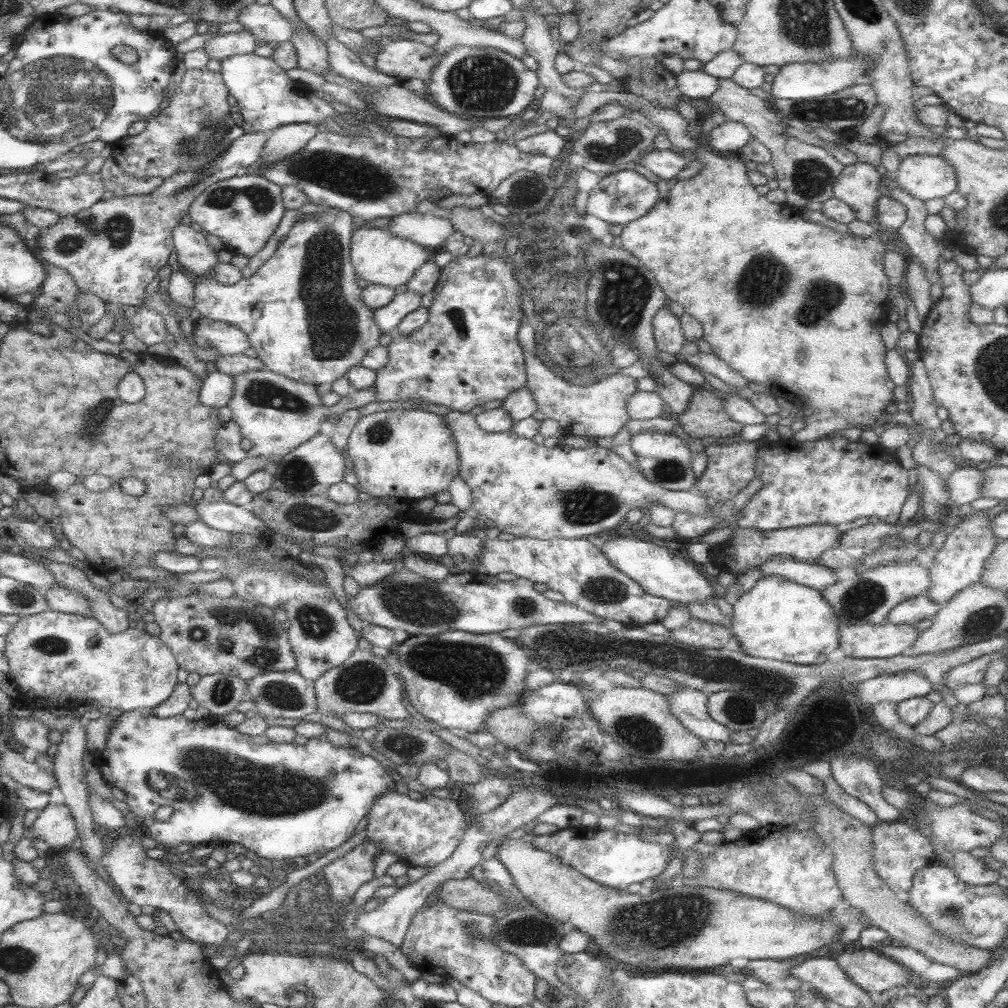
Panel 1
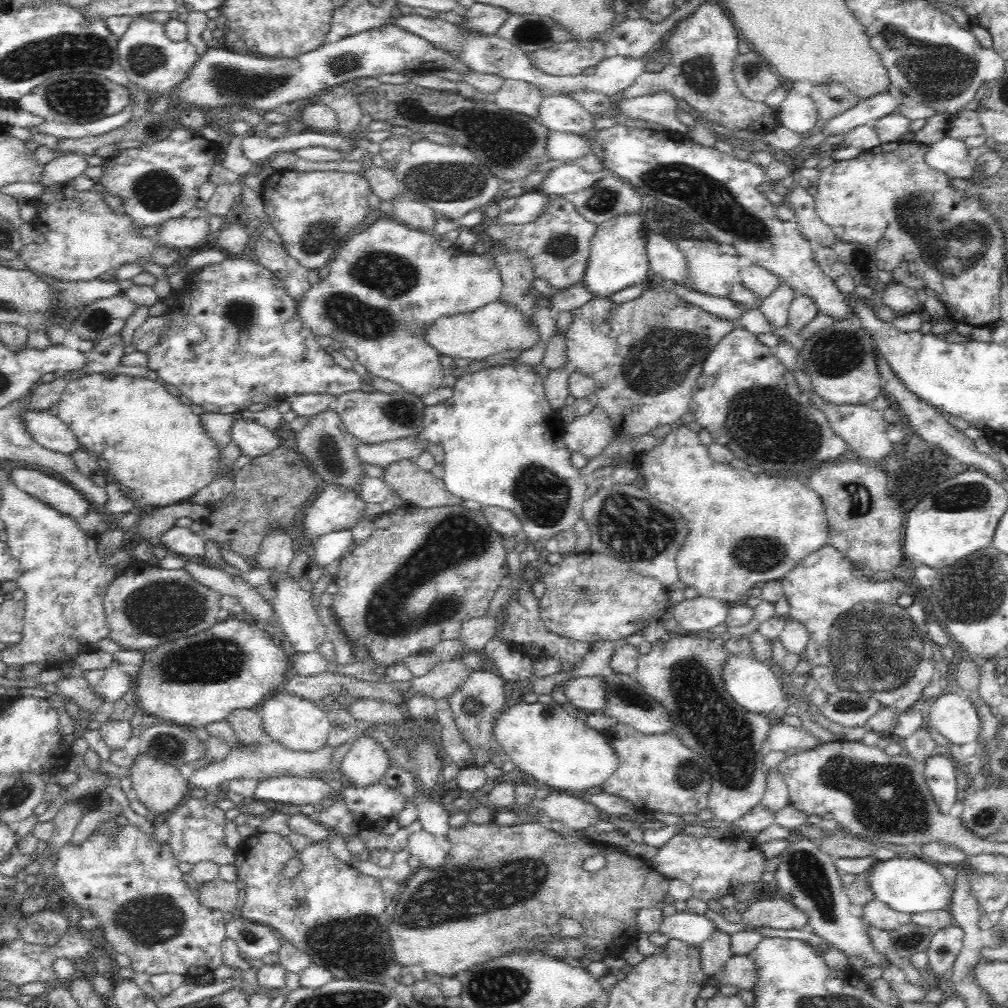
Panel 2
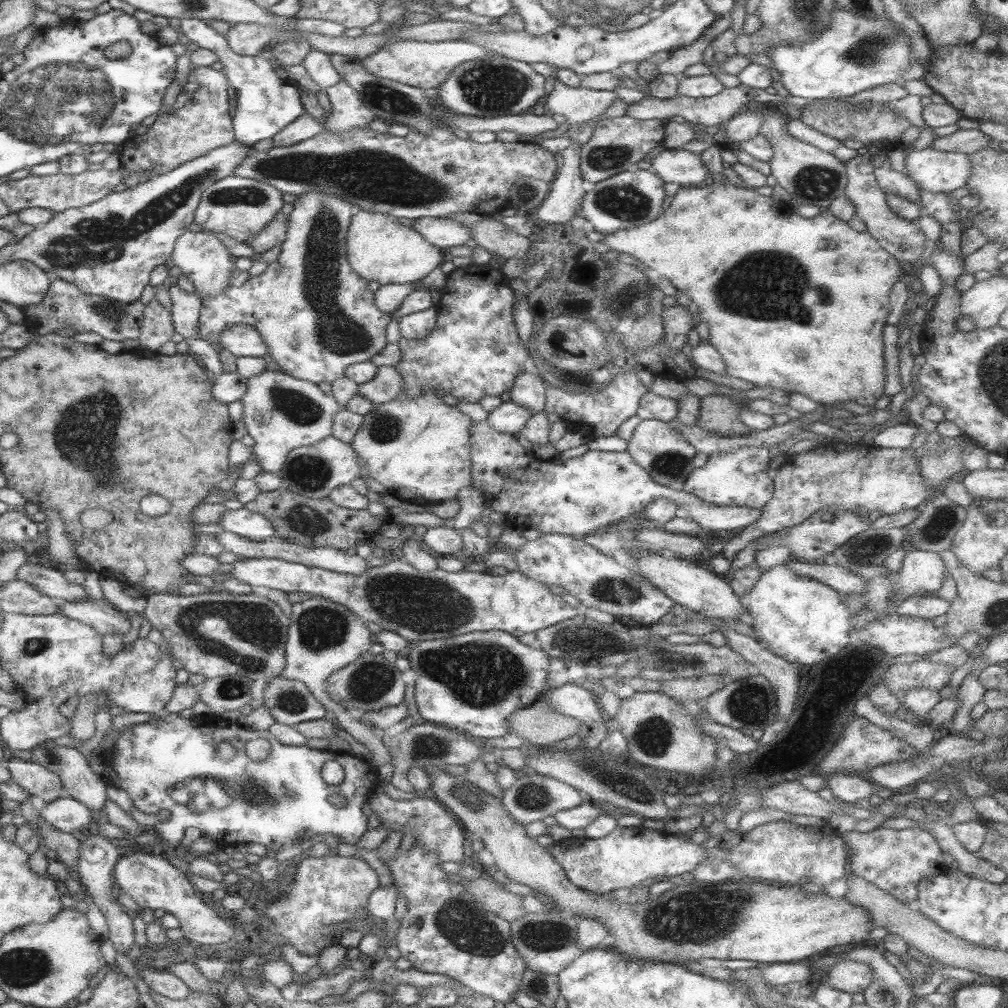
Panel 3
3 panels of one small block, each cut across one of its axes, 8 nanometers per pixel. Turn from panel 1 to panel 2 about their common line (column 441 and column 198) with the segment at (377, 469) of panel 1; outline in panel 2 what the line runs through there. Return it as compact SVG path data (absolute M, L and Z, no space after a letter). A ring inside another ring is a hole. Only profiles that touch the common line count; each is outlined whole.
M92 374L74 380L60 396L58 418L68 426L68 430L76 434L84 452L90 452L94 458L106 460L108 484L130 488L132 500L138 510L190 502L194 494L198 494L214 480L222 478L218 476L222 450L216 448L208 432L204 430L200 416L192 414L190 404L162 382L132 378L126 374Z

